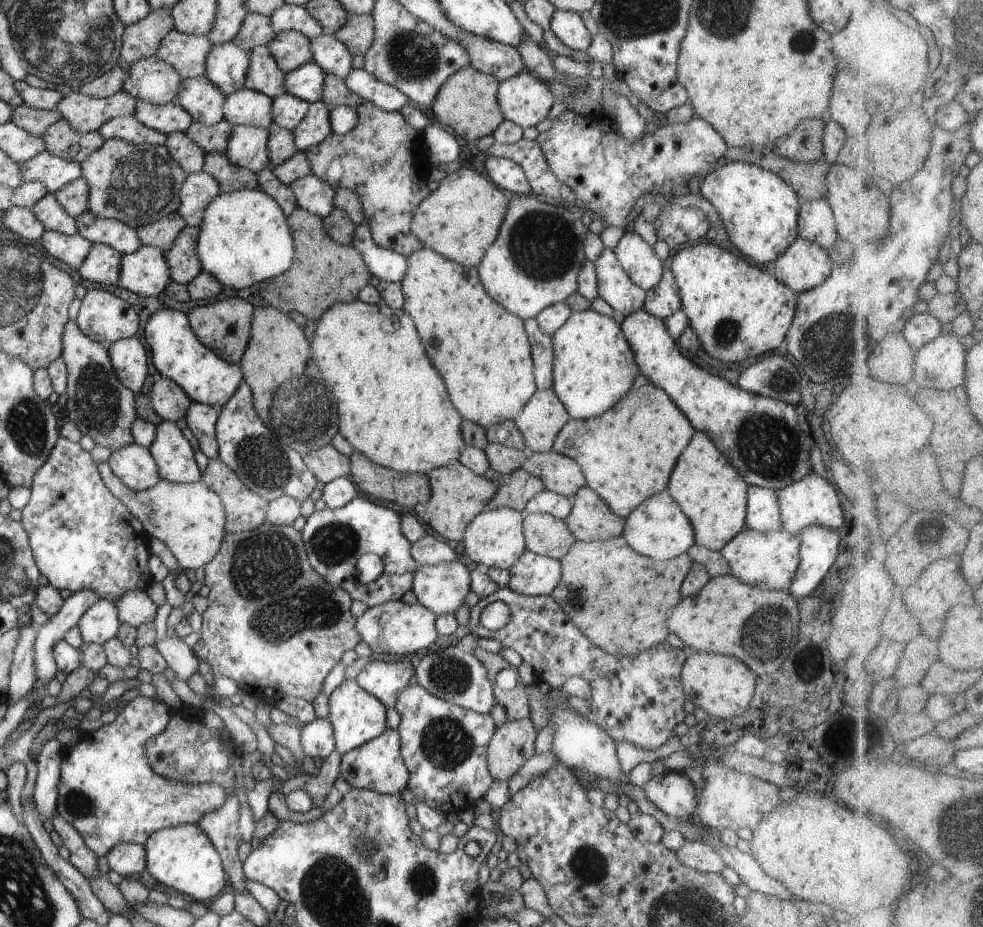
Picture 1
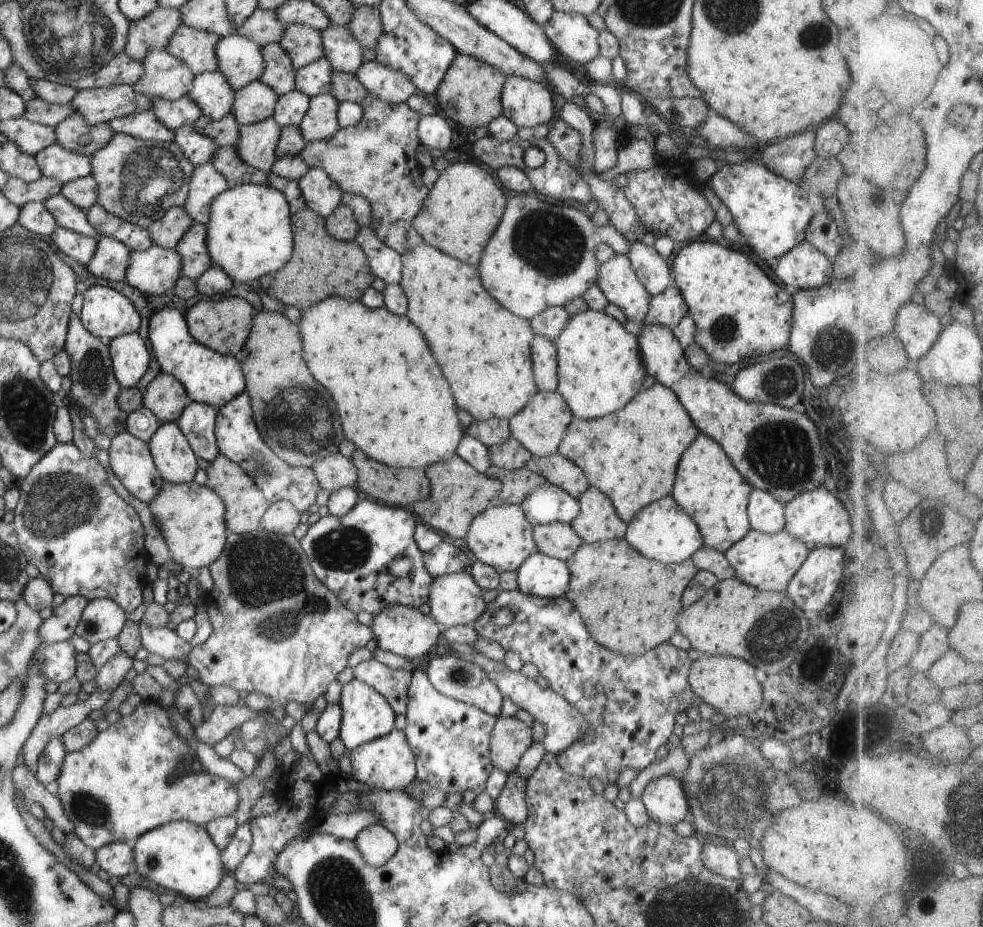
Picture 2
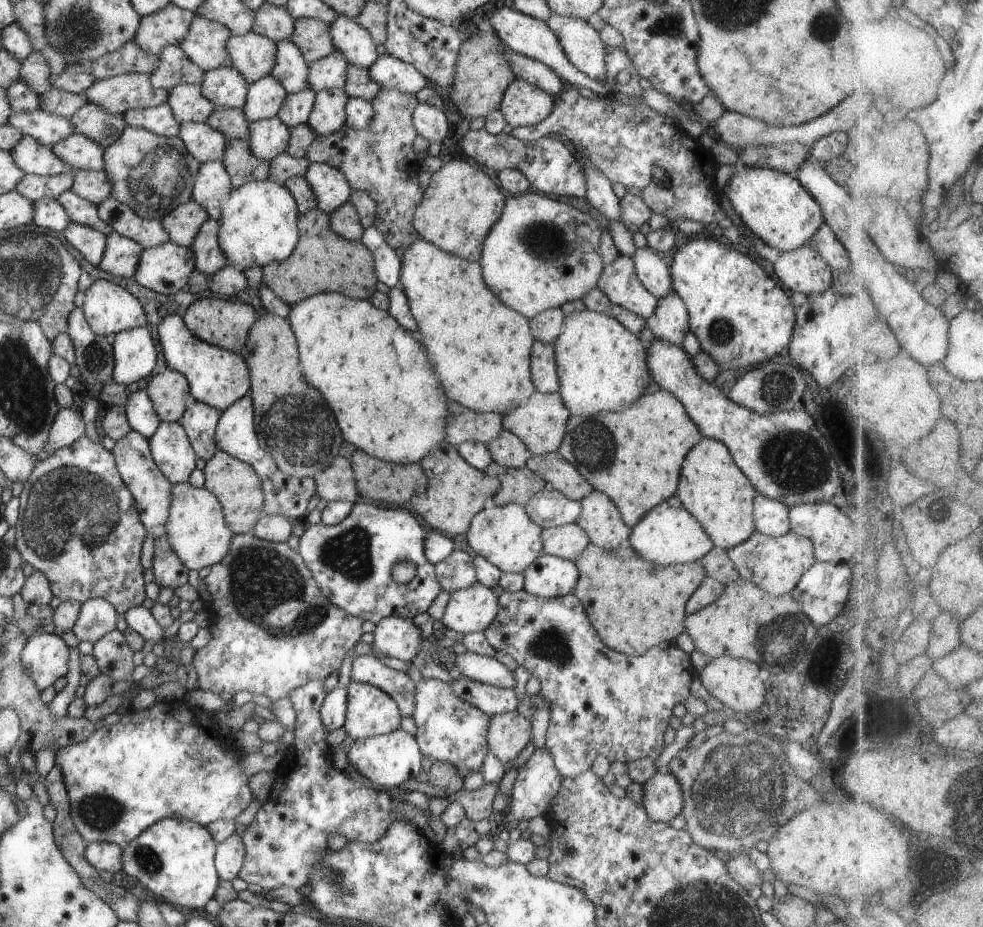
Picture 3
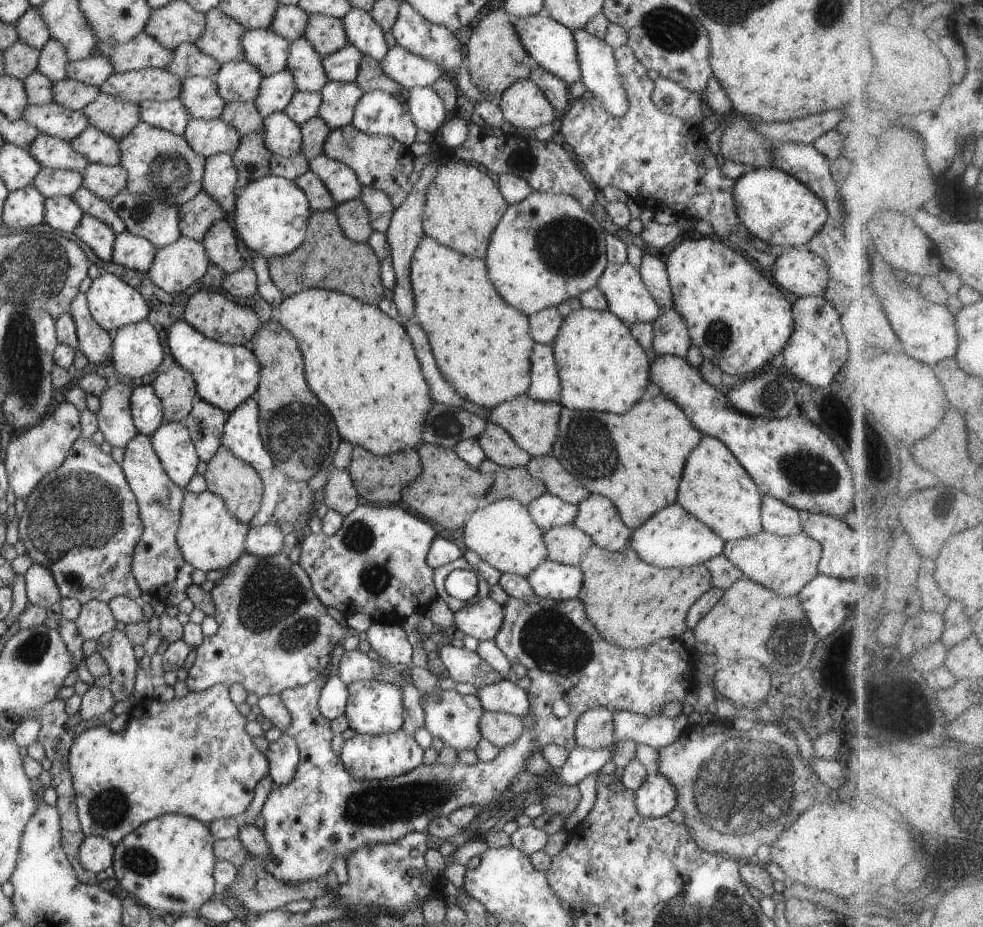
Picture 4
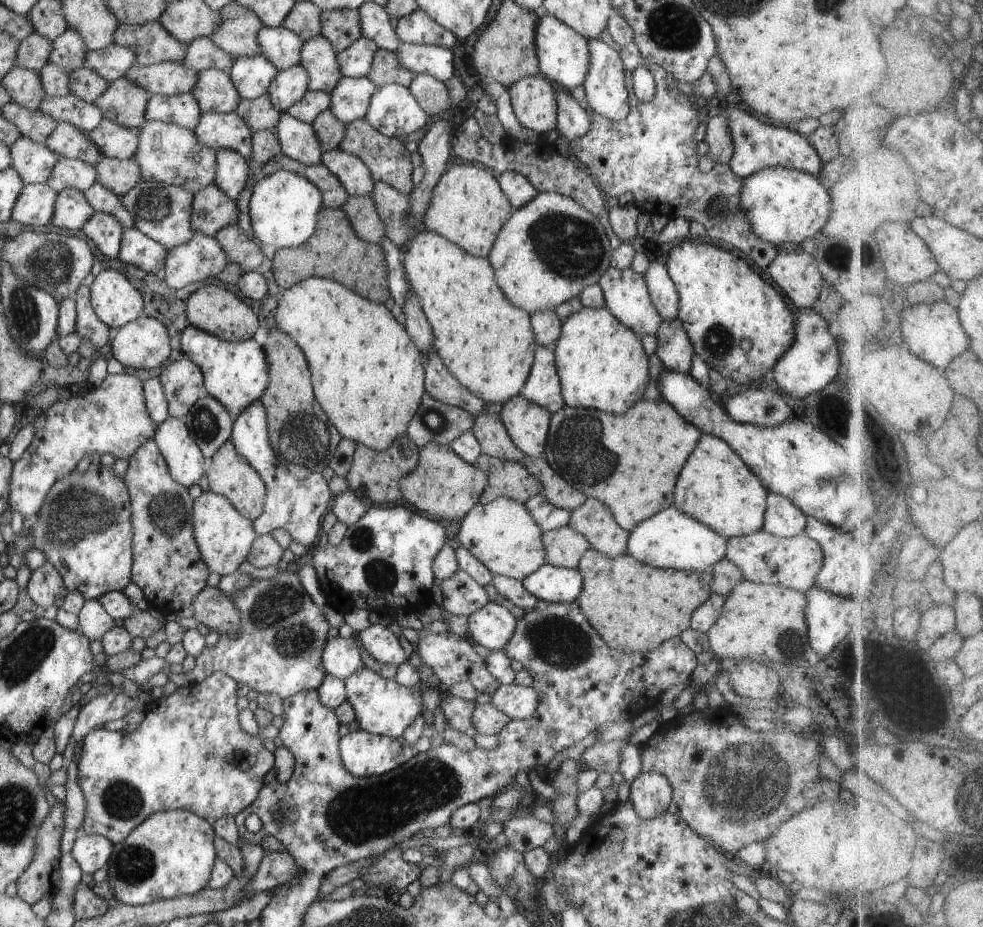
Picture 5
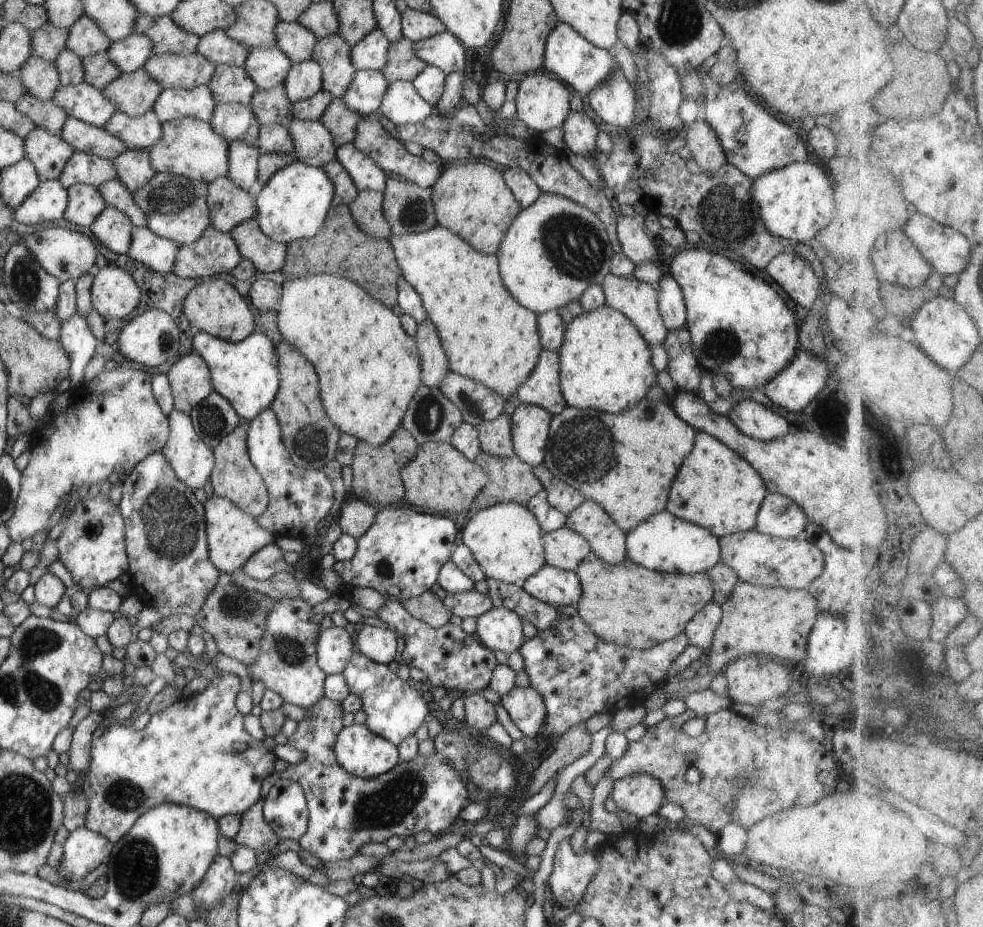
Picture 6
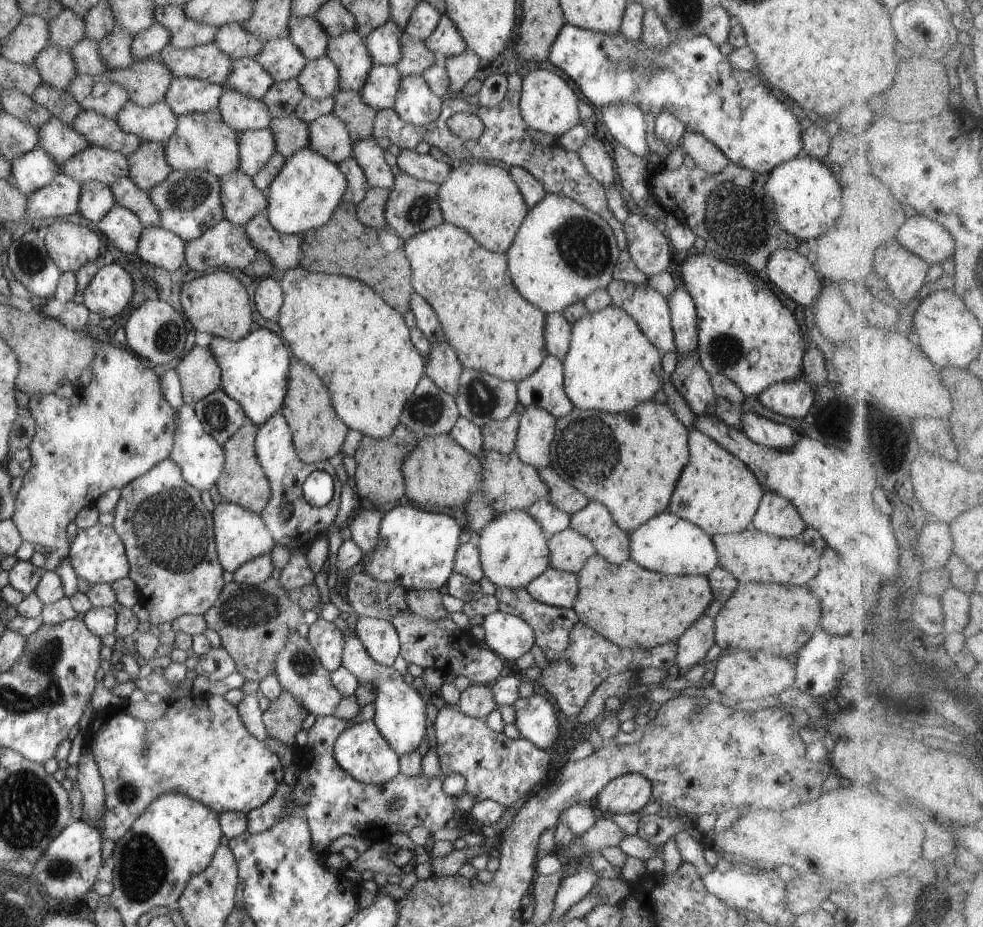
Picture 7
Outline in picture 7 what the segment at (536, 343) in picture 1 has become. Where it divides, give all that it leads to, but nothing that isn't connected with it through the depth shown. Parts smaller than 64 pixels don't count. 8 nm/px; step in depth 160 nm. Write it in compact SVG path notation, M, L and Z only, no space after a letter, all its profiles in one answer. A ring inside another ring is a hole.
M554 355L546 356L536 372L515 386L522 406L542 408L557 420L575 408L564 391L563 362Z

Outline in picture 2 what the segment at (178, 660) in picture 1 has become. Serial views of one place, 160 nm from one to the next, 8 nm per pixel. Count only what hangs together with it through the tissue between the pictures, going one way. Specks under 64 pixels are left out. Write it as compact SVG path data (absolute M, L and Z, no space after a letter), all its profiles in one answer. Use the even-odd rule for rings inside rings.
M140 621L141 646L149 653L161 656L164 660L185 660L192 648L189 642L180 638L176 631L167 627L150 628Z

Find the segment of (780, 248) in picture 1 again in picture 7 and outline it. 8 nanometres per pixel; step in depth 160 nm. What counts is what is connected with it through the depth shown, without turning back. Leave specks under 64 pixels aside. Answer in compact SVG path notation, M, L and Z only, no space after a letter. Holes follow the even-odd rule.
M801 154L774 168L768 175L764 190L774 202L780 228L799 240L813 243L838 222L842 214L844 182L845 173L832 172L821 161Z

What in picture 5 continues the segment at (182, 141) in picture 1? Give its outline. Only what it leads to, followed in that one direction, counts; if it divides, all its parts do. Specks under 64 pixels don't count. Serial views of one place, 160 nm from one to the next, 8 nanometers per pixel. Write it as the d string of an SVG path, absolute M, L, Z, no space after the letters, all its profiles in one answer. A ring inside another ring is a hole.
M203 112L193 130L196 138L214 150L228 149L238 152L246 160L251 159L253 148L251 129L236 113Z

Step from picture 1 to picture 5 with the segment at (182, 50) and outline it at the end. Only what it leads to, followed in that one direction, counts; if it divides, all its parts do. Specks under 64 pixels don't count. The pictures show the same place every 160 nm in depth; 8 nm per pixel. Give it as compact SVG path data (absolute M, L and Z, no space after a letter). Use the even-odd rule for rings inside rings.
M230 1L219 11L220 26L209 36L210 40L233 57L260 55L257 34L263 27L259 16L252 10Z

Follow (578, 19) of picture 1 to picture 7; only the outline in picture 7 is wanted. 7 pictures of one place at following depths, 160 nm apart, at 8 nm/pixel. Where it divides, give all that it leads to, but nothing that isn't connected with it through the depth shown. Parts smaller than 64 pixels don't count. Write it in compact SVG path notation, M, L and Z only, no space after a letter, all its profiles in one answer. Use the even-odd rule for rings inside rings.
M612 104L597 109L595 125L605 129L620 146L640 158L653 151L648 146L648 124L645 113L636 104Z

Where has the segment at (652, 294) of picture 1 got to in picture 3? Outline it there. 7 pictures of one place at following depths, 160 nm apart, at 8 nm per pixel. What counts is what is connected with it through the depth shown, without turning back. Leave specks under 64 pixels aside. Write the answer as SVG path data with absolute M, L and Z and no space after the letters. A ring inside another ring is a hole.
M673 290L666 296L657 299L657 305L652 316L645 320L647 327L653 332L656 339L681 346L685 334L690 331L689 314L685 302Z

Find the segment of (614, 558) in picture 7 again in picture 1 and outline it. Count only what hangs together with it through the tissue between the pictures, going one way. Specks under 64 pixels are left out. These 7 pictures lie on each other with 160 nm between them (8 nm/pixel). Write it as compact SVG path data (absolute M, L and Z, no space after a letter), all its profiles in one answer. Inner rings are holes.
M588 485L580 487L572 496L572 510L564 519L576 541L605 541L623 534L625 519L616 516L611 508Z

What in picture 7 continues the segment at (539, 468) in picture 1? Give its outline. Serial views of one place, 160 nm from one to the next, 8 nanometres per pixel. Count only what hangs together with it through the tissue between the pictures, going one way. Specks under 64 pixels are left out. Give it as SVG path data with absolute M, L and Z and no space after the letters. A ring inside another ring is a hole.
M552 466L540 469L539 476L548 486L550 490L548 500L555 508L572 516L578 510L582 510L584 506L588 506L590 500L580 490L572 488L568 482L564 482Z

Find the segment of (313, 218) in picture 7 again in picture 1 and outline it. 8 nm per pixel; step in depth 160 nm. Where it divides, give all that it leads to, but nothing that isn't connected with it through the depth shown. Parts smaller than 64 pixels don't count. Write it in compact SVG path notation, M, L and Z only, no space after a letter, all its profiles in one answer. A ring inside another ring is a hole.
M259 188L220 193L206 207L199 231L195 251L202 271L211 274L222 286L235 288L237 291L252 285L260 285L281 275L292 266L295 257L295 244L287 216L282 212L280 205Z

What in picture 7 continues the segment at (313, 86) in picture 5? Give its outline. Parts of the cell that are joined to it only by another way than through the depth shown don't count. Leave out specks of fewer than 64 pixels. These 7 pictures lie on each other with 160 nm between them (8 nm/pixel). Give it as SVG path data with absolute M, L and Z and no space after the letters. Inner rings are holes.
M357 31L344 32L330 37L326 55L338 68L341 90L361 91L375 66L366 48L366 40Z

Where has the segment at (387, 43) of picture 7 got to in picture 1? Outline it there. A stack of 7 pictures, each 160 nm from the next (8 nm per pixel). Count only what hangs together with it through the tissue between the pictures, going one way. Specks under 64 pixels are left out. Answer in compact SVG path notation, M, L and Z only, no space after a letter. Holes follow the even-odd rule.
M313 60L285 74L286 93L315 103L321 100L325 72Z

